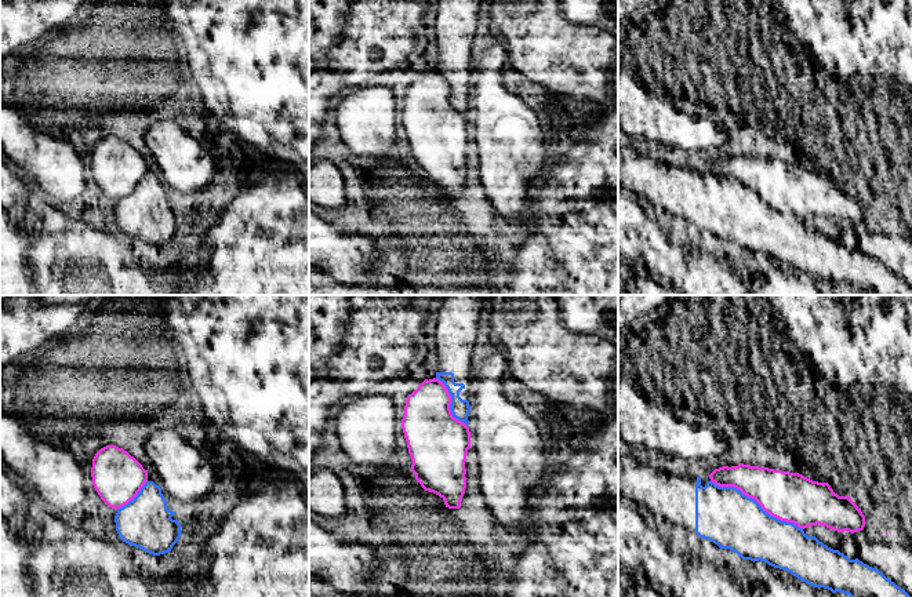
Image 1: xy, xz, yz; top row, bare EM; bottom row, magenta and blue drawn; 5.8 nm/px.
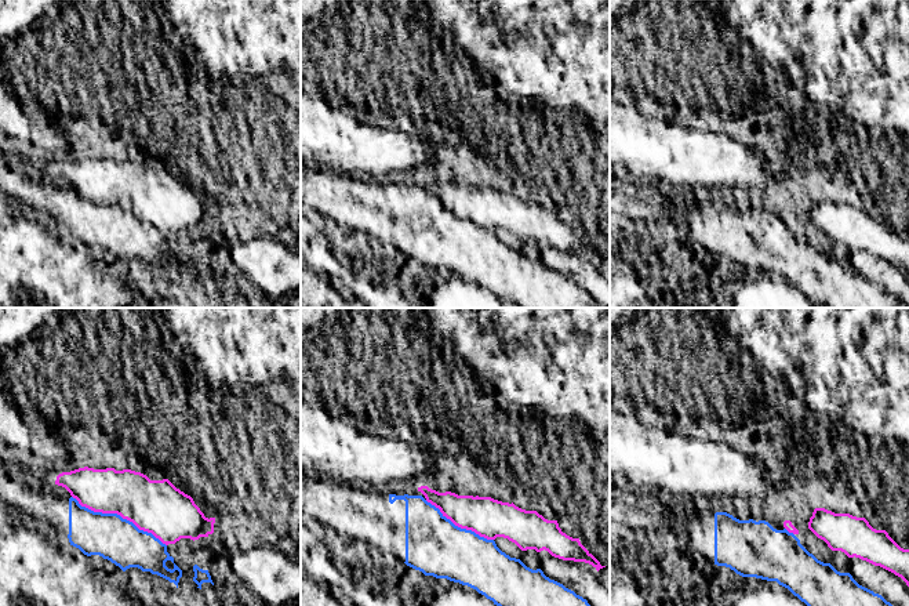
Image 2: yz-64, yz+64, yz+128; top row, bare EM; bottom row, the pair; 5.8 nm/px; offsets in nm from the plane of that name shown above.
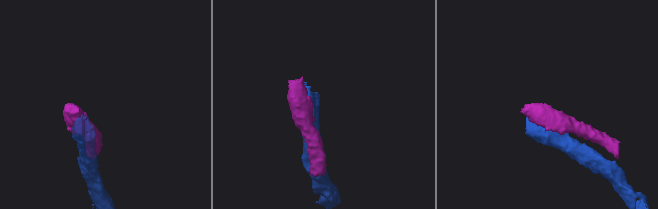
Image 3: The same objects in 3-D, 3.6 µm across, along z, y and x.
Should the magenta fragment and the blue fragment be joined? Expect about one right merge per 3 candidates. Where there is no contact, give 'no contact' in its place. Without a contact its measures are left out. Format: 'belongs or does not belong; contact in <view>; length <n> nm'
does not belong; contact in yz; length 600 nm

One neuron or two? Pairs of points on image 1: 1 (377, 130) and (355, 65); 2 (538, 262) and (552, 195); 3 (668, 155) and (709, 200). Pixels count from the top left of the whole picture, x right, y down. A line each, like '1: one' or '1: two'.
1: two
2: one
3: two

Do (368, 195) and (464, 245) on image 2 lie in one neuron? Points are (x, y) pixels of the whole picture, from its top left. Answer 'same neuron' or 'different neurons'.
same neuron

